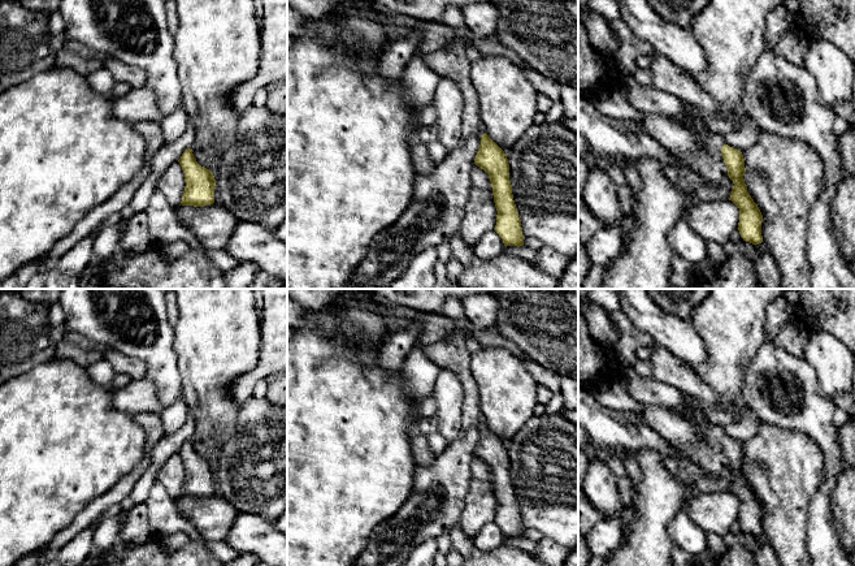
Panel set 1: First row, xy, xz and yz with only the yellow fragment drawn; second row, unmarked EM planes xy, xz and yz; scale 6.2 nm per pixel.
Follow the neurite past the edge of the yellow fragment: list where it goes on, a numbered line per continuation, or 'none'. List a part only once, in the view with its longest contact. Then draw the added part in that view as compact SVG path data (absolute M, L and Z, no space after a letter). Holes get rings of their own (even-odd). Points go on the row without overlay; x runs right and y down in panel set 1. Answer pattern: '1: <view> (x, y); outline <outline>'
1: yz (702, 444); outline M643 406L637 415L682 457L698 463L704 471L719 475L726 470L728 459L721 446L724 428L713 424L694 425L660 406Z

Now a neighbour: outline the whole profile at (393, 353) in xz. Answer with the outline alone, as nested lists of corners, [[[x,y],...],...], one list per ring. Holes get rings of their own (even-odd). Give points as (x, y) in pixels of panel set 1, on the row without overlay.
[[[416,312],[416,319],[409,328],[390,334],[389,341],[379,347],[379,354],[376,359],[376,364],[379,368],[386,372],[403,370],[404,359],[417,344],[422,323],[428,315],[426,312]]]

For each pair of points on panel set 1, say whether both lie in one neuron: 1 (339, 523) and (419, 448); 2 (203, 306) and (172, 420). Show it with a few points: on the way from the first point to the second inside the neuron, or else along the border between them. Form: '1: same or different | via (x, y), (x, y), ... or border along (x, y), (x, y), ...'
1: different | border along (415, 431), (409, 437), (409, 445), (417, 465)
2: different | border along (182, 398), (190, 413)

